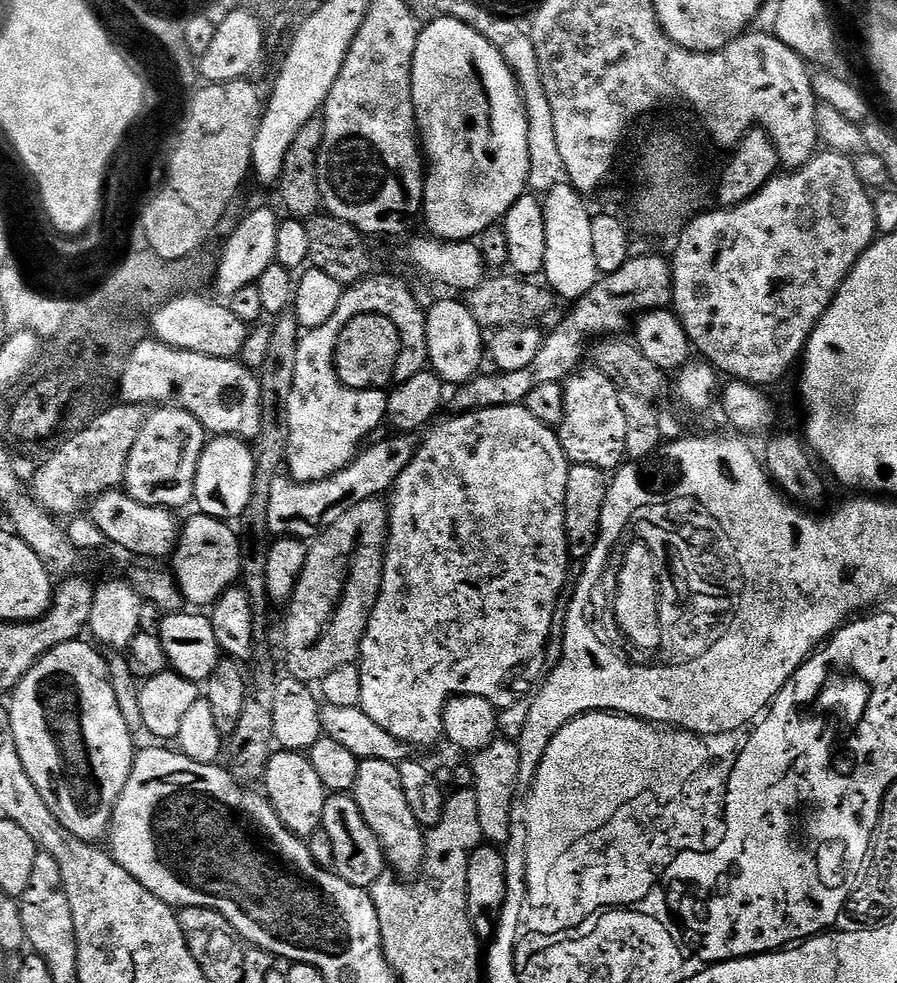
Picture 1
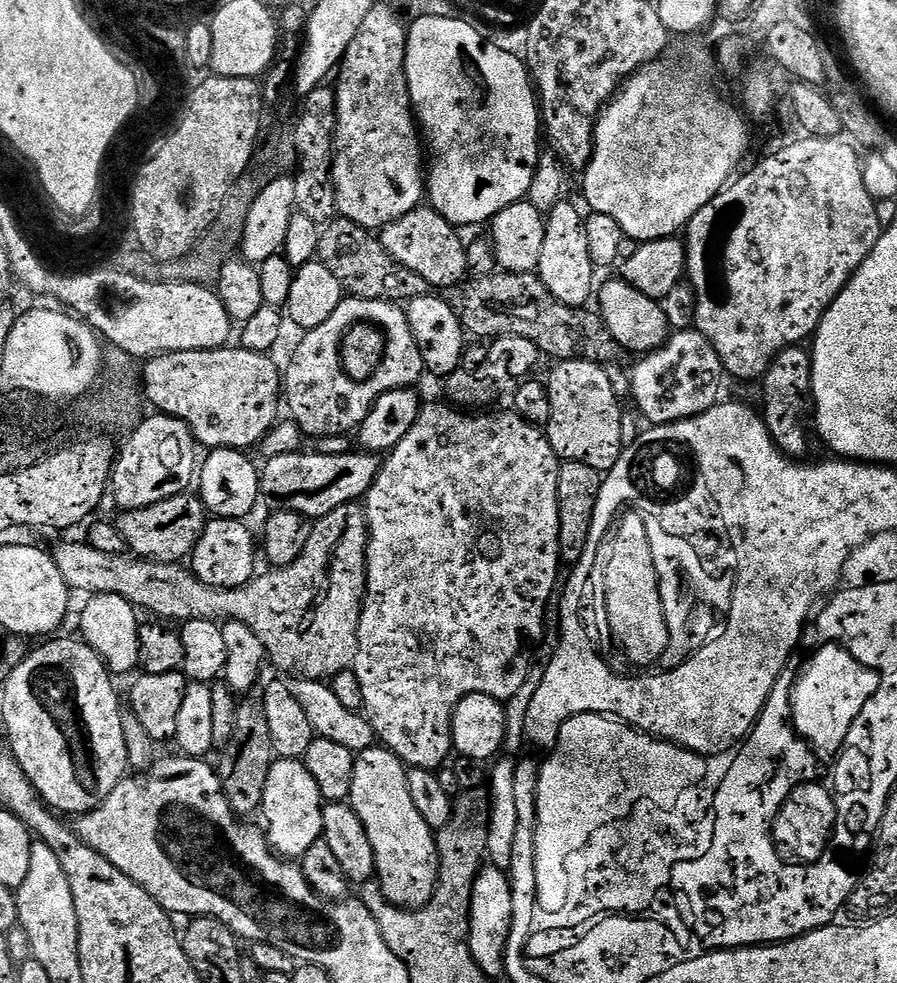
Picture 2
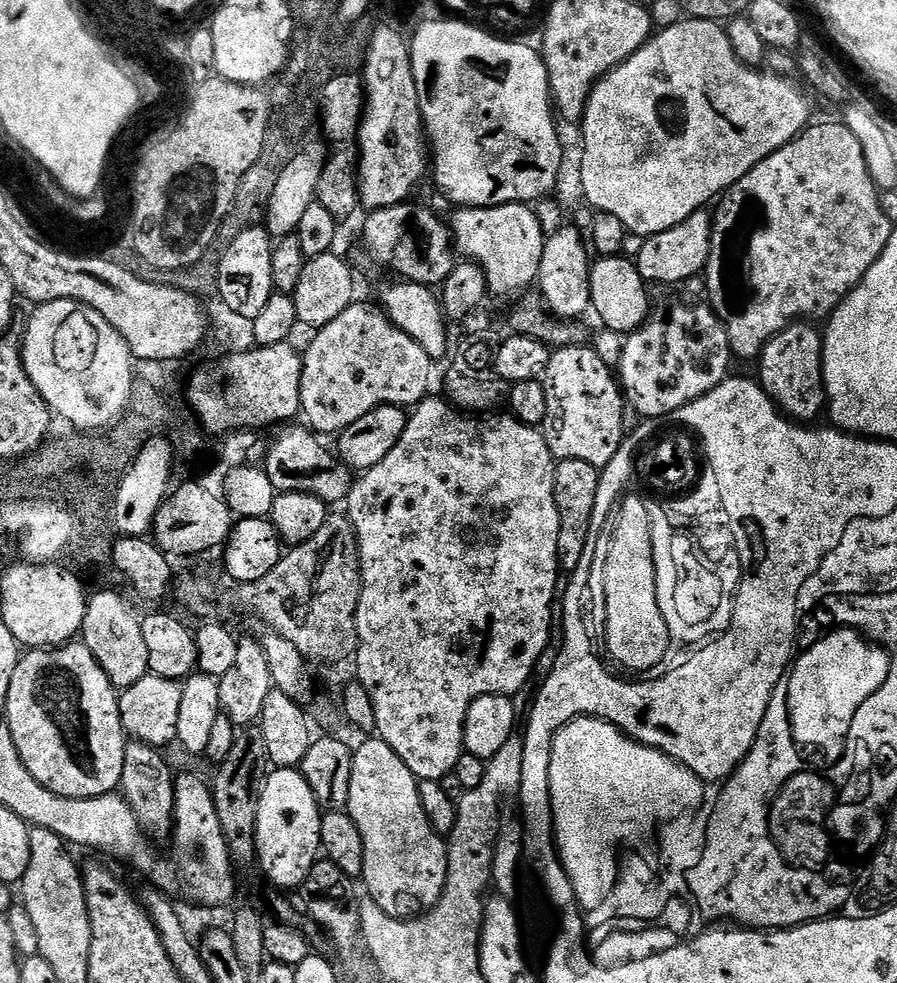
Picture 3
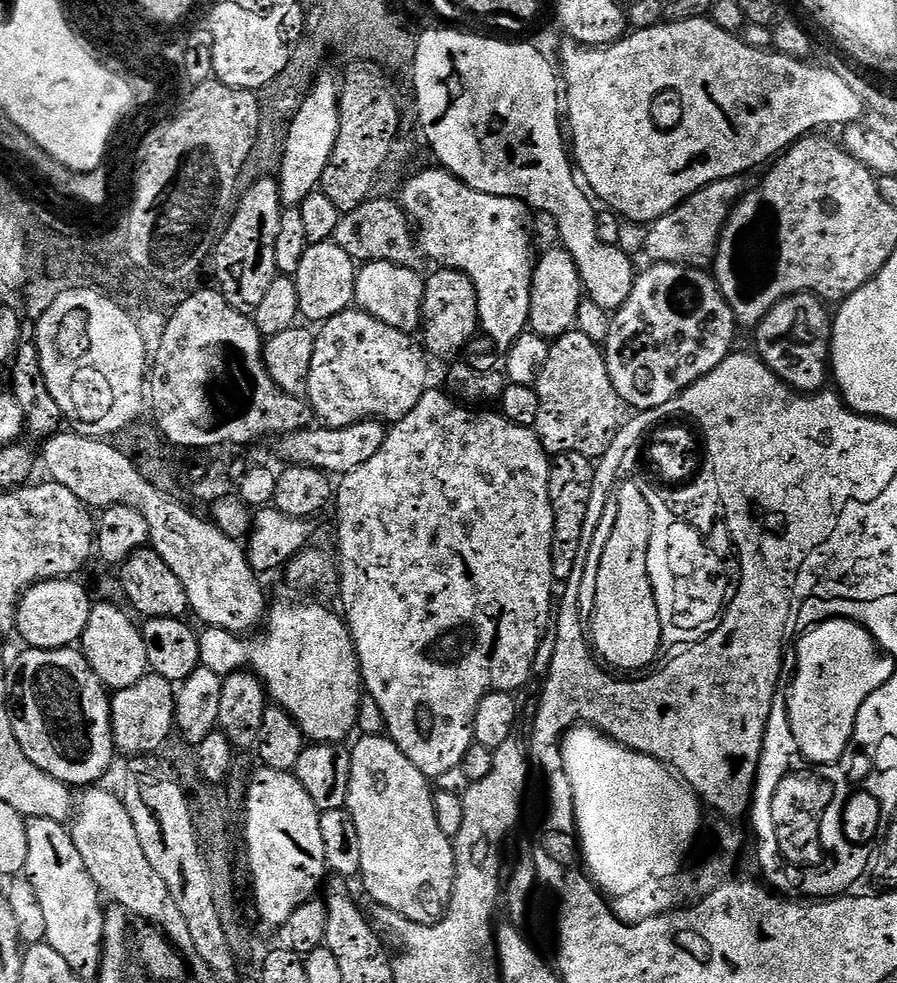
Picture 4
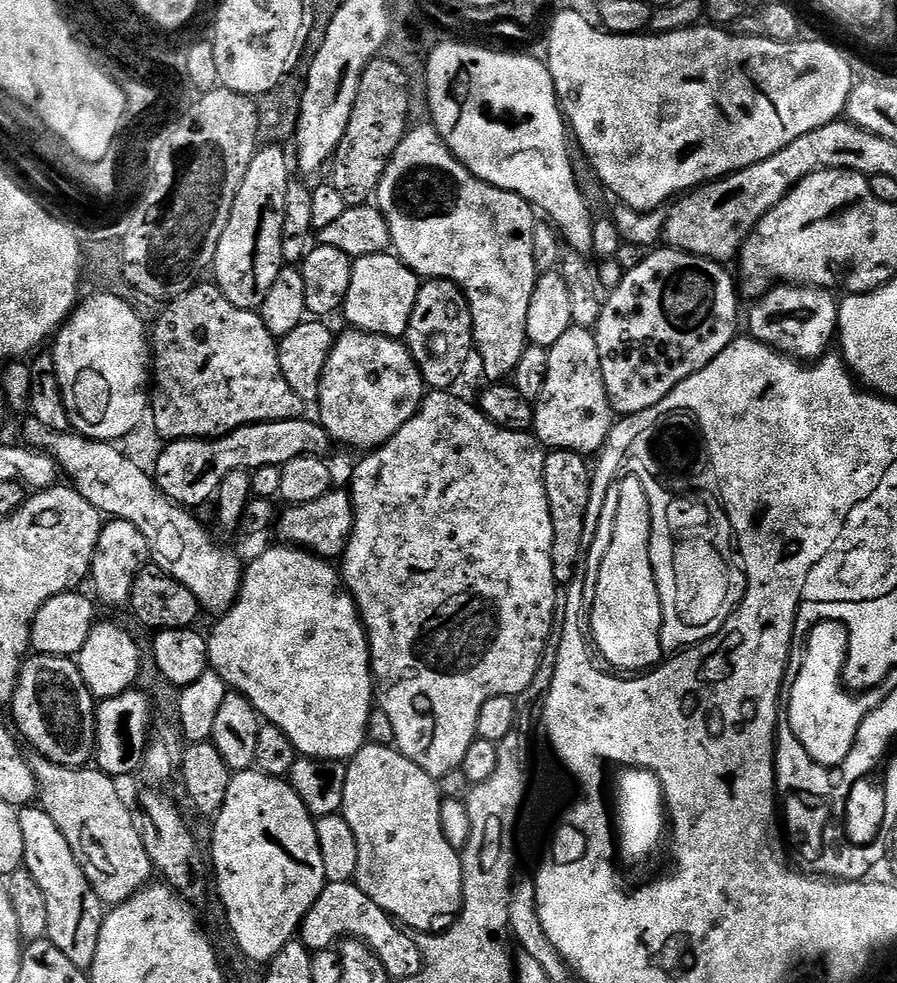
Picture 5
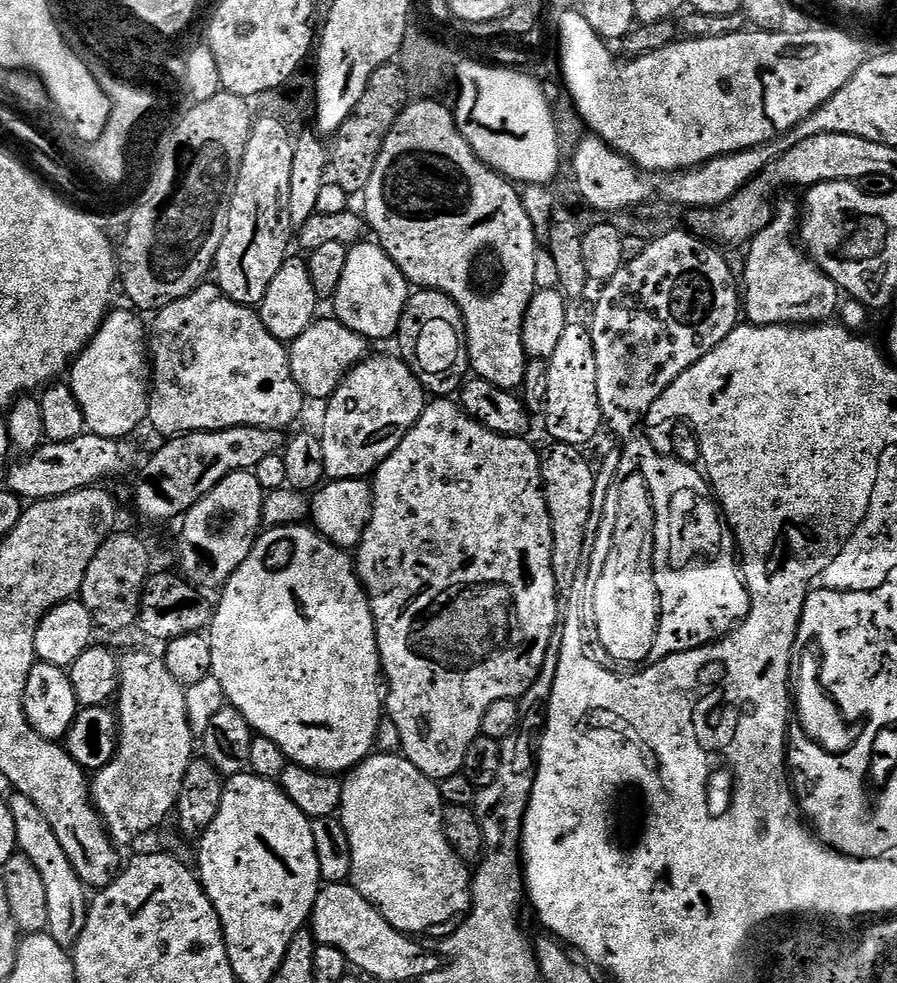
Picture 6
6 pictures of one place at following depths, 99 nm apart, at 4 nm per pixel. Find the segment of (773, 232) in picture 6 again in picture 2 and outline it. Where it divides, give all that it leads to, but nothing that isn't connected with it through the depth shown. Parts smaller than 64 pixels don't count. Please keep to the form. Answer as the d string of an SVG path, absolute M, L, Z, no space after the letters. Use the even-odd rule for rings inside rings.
M793 346L782 350L765 370L764 408L762 415L772 441L785 456L804 458L808 452L808 432L814 424L814 401L812 399L812 353L807 347Z

